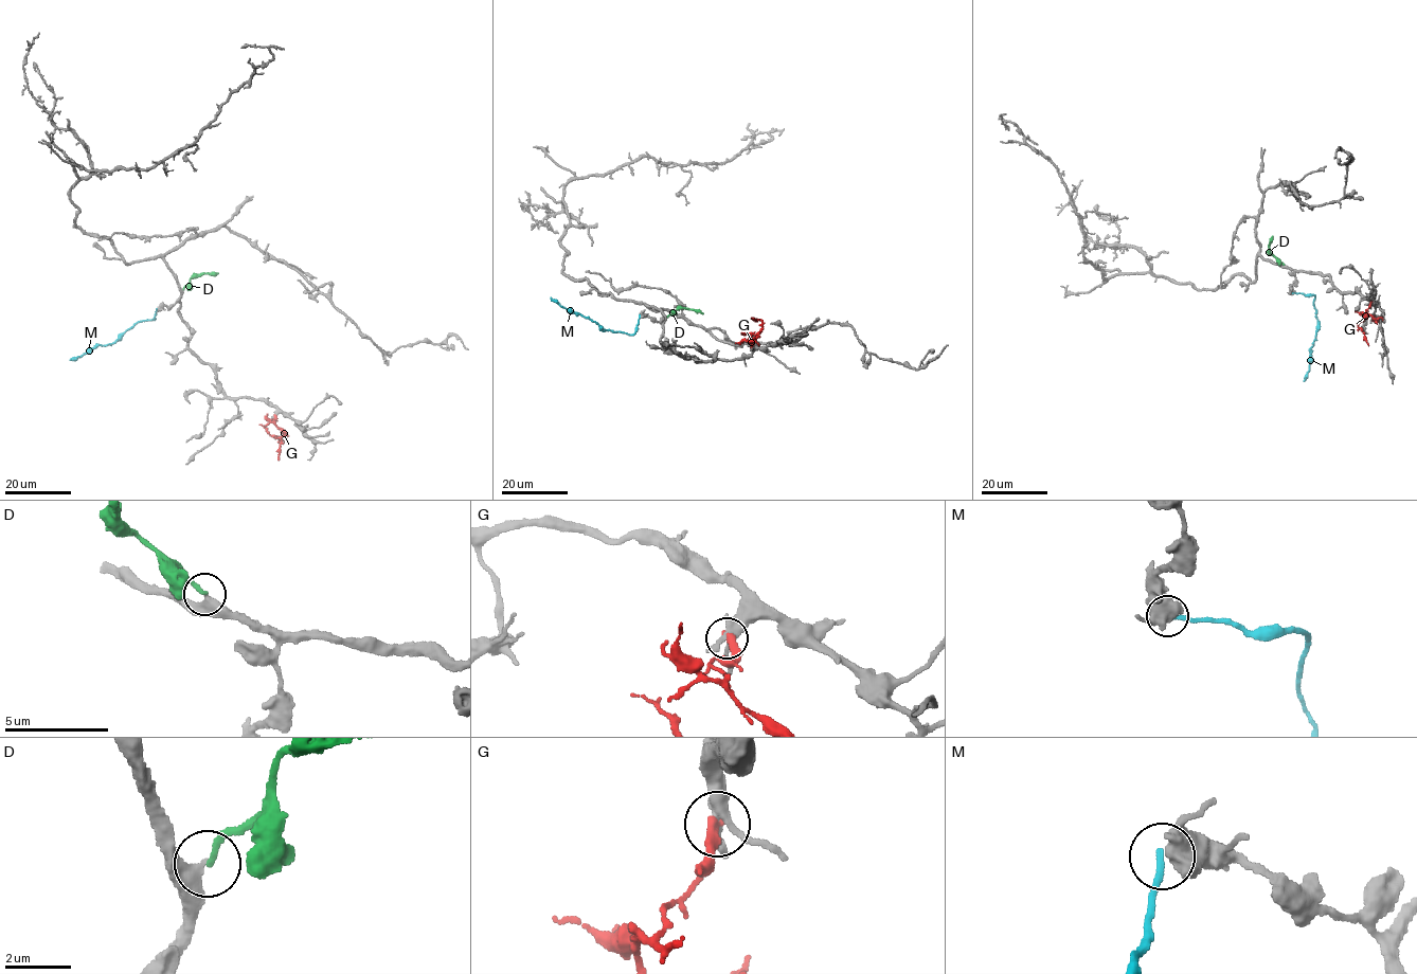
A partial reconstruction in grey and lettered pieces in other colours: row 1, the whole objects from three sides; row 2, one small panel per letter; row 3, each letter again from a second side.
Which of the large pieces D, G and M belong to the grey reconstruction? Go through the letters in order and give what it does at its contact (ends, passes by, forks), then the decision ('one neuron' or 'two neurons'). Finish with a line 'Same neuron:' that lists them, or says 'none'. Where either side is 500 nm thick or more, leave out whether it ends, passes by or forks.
D: it ends; one neuron
G: it ends; two neurons
M: two neurons
Same neuron: D

